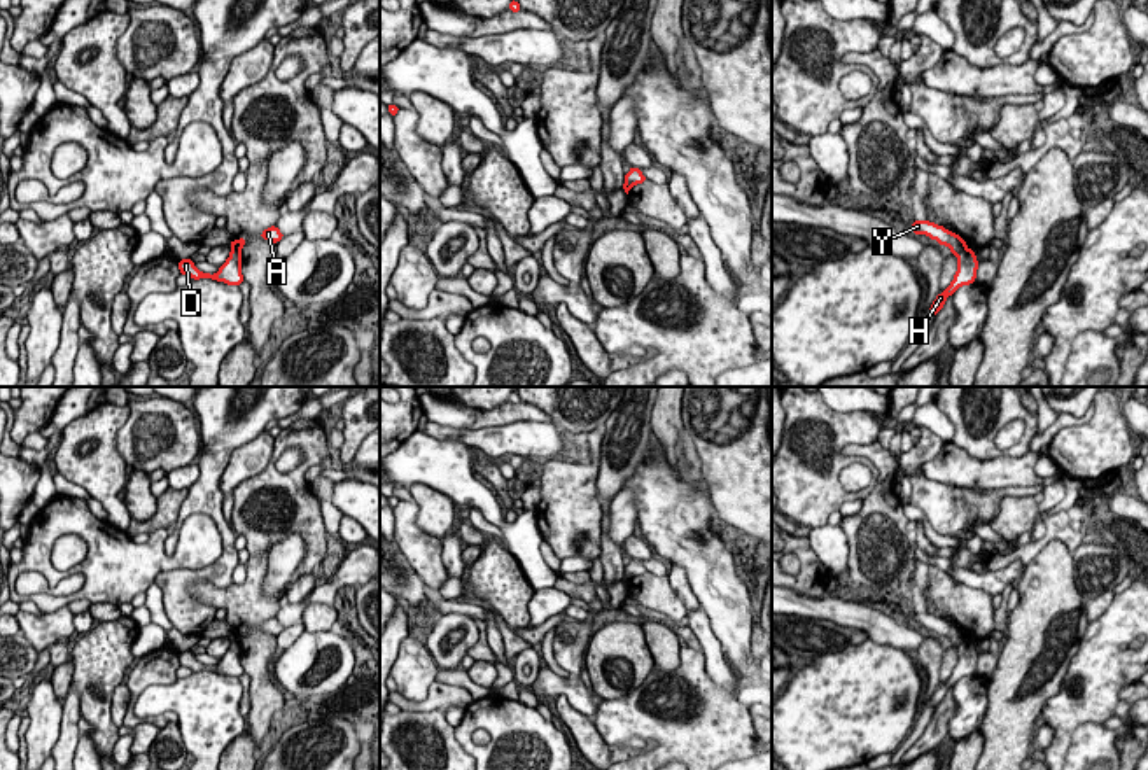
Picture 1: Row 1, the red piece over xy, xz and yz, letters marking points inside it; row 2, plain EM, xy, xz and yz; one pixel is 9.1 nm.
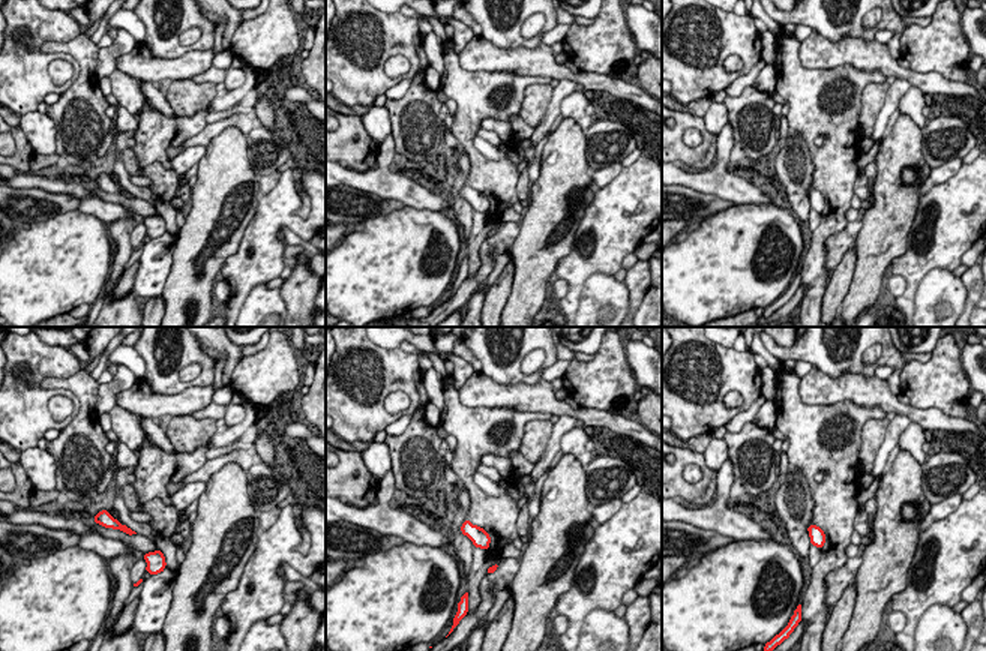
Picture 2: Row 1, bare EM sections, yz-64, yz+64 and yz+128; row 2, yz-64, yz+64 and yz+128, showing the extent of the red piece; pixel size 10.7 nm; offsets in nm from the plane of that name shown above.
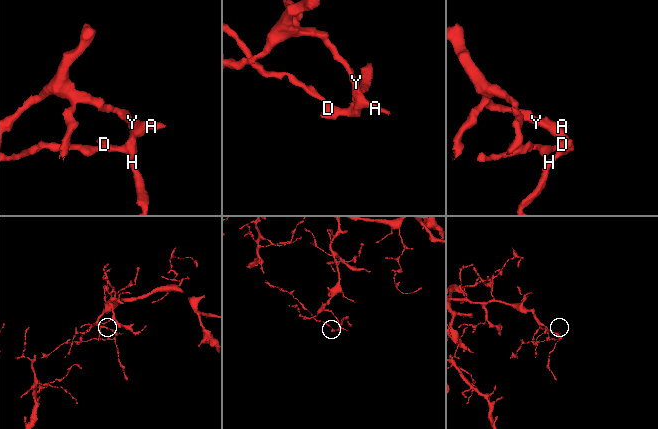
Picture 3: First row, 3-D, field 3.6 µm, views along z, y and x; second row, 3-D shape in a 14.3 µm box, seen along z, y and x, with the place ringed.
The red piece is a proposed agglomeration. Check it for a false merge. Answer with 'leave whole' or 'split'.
split

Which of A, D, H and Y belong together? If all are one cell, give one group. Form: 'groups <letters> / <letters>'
groups A Y / D H

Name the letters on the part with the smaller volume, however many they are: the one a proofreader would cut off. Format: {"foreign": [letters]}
{"foreign": ["D", "H"]}

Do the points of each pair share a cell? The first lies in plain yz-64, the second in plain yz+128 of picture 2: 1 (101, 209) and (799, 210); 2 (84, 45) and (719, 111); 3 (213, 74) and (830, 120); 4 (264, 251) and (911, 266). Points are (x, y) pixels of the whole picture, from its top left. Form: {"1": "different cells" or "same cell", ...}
{"1": "different cells", "2": "different cells", "3": "same cell", "4": "same cell"}

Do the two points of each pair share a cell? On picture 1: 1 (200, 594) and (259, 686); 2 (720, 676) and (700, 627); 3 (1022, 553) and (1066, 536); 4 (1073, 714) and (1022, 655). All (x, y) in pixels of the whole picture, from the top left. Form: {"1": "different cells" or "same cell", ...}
{"1": "same cell", "2": "same cell", "3": "same cell", "4": "different cells"}

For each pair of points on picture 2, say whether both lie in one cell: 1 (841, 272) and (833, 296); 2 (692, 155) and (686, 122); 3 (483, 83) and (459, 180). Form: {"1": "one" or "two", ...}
{"1": "one", "2": "one", "3": "two"}

